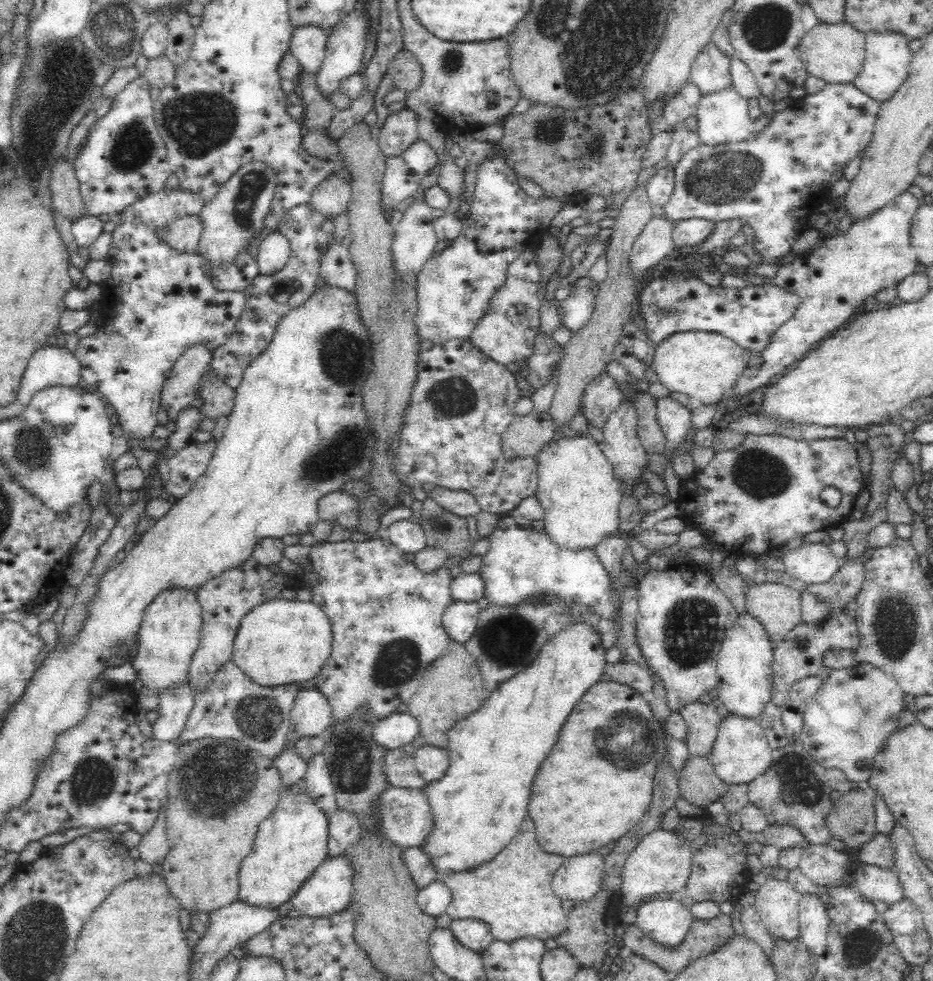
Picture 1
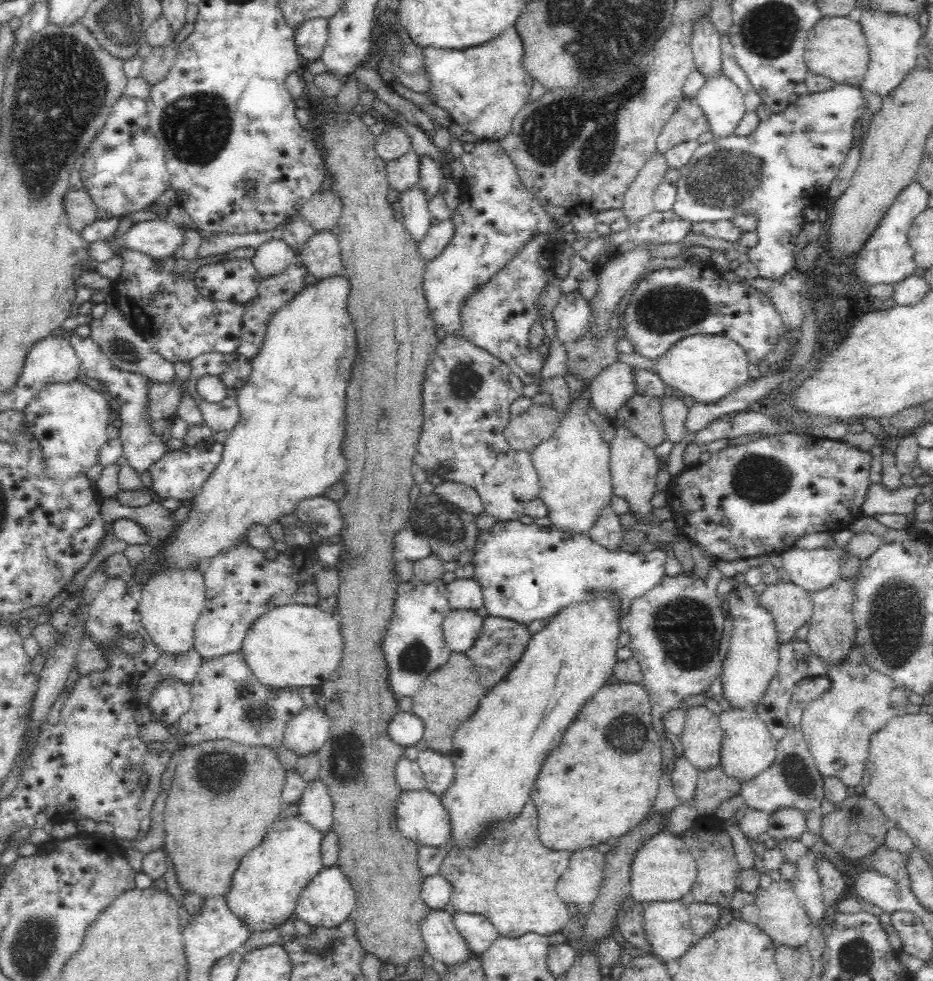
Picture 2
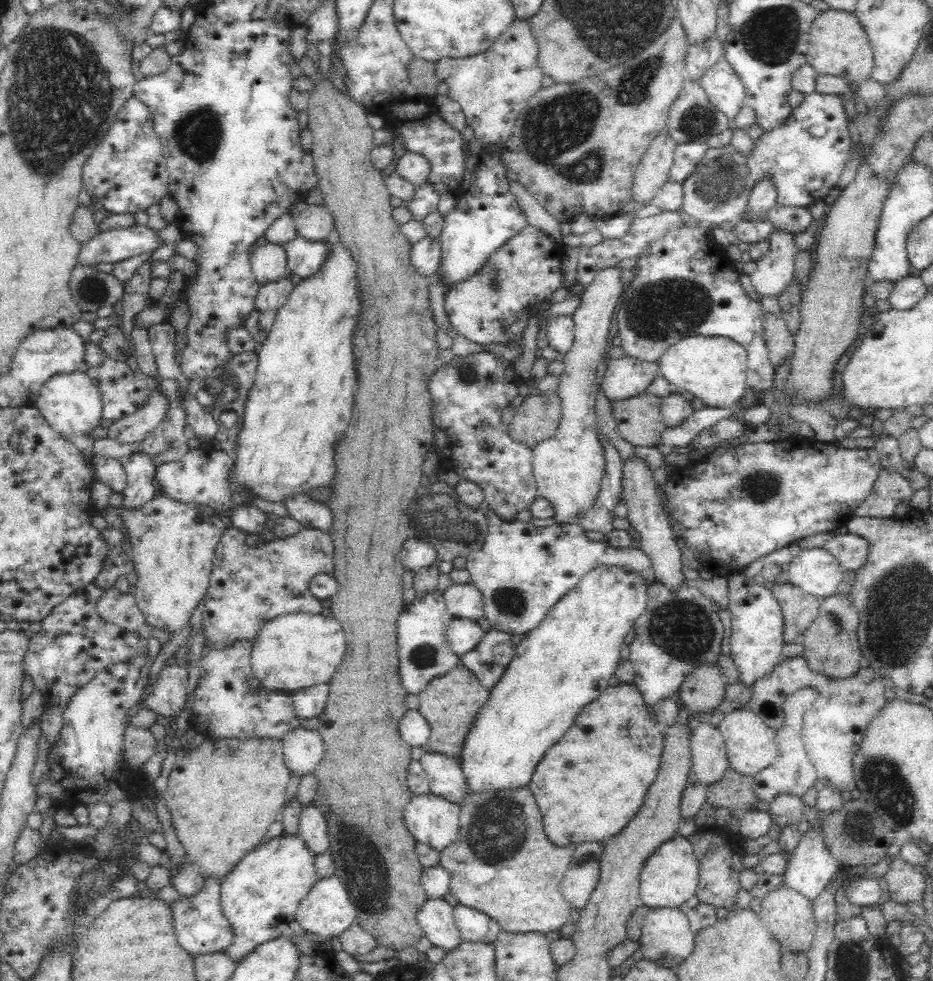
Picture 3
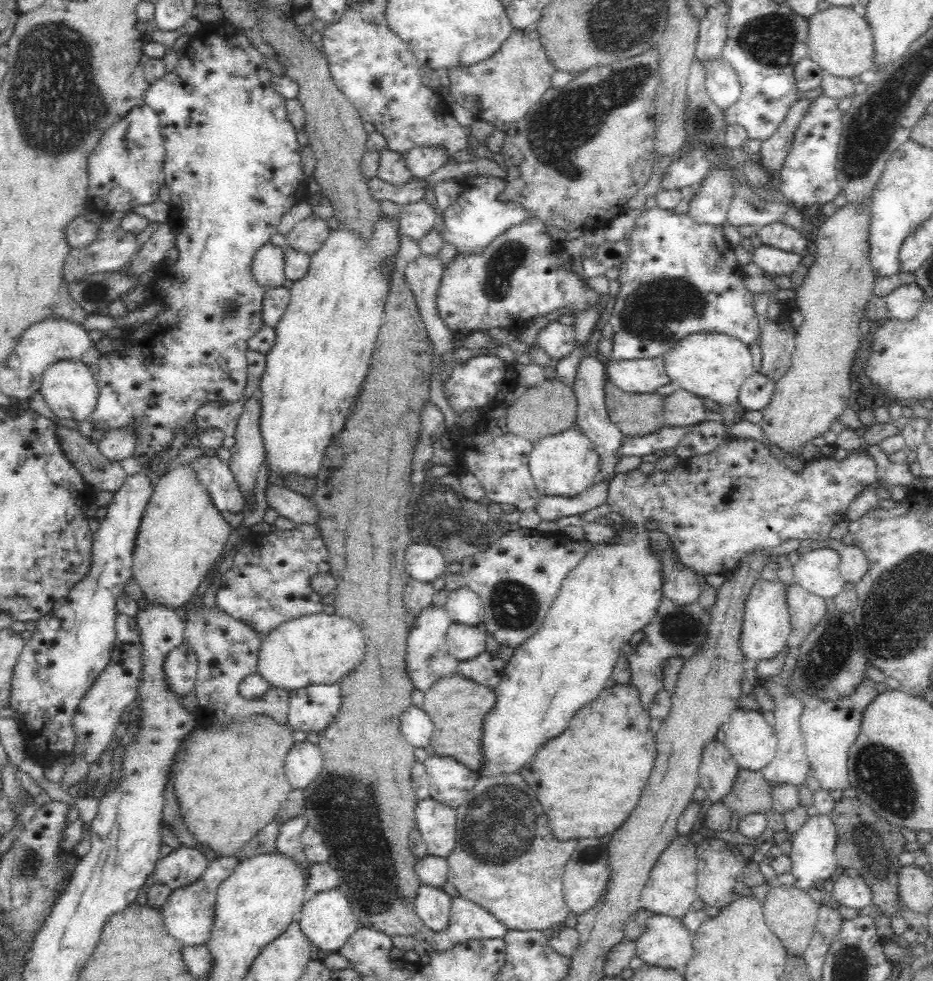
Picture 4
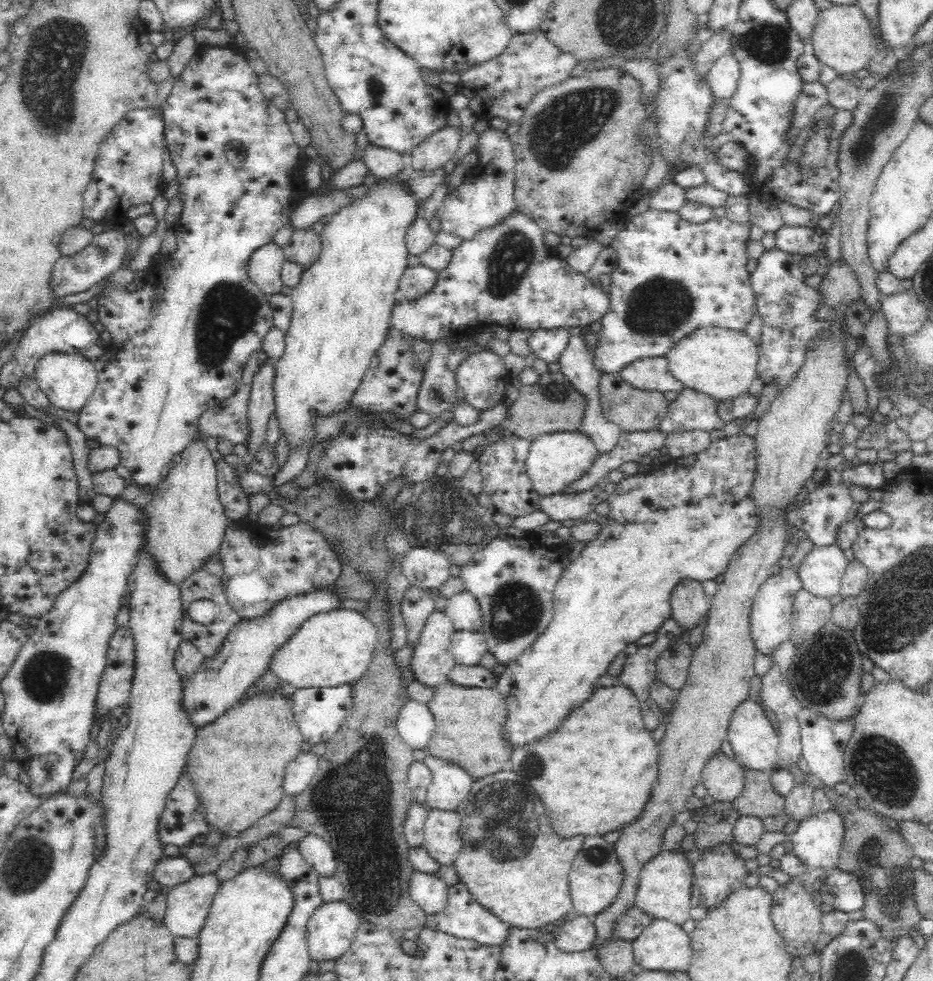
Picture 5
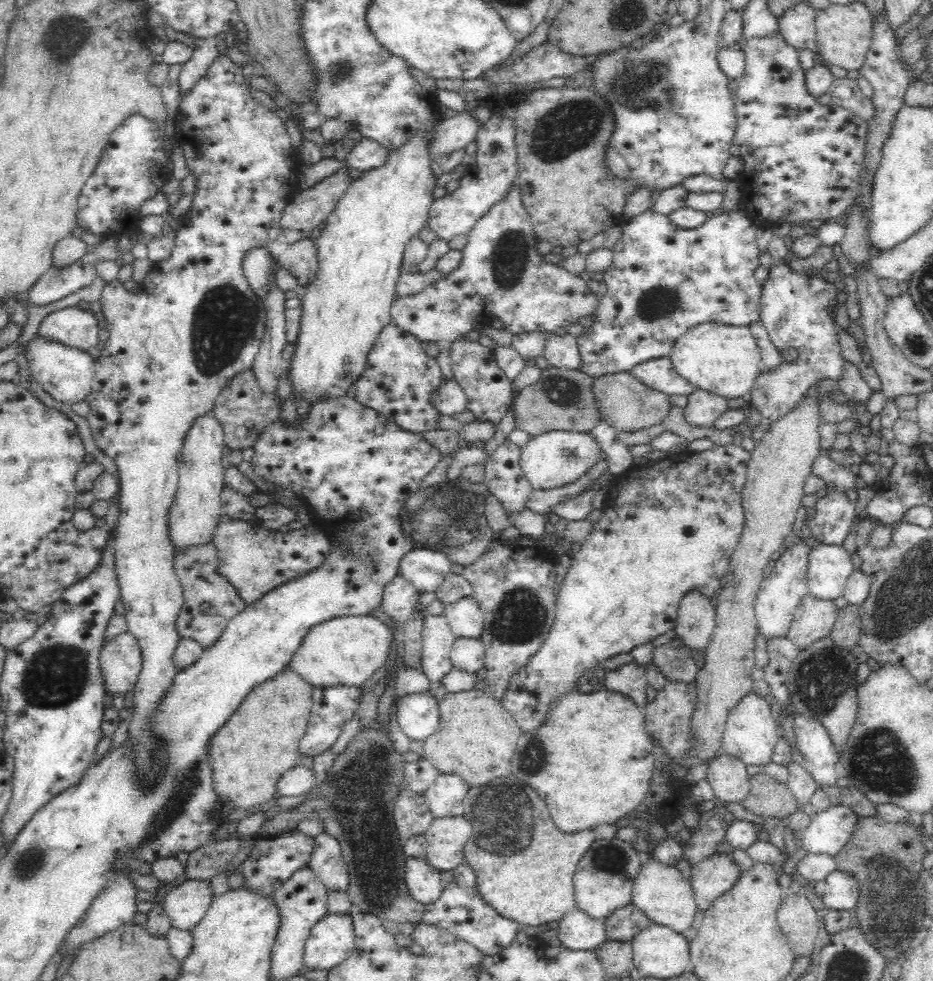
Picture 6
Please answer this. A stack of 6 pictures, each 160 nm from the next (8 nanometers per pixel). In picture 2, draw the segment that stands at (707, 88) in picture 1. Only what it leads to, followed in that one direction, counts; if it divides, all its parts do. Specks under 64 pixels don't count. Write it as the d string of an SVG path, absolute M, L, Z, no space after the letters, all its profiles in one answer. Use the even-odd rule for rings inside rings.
M707 14L694 19L697 19L691 36L694 68L708 82L723 70L720 33L710 23L710 16Z

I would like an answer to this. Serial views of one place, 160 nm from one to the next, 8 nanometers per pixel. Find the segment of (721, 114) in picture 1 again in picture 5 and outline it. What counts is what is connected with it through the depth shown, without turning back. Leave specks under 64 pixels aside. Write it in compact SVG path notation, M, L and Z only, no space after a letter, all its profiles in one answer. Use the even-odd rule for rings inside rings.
M731 52L720 56L707 75L712 96L726 101L733 98L740 80L740 69L738 60Z

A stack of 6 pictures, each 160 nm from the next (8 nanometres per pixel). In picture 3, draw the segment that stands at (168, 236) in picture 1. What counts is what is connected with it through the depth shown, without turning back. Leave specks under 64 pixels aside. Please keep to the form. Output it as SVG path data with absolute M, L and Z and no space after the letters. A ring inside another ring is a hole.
M146 226L109 229L82 244L77 264L92 267L99 262L119 263L142 253L152 254L162 244L158 232Z

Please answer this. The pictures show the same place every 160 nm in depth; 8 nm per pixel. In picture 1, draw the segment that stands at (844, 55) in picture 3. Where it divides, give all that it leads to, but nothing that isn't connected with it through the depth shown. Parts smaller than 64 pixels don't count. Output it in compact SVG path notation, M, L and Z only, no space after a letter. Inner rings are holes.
M842 20L836 24L818 23L799 42L799 51L804 68L810 76L827 84L852 83L862 72L866 56L865 34Z

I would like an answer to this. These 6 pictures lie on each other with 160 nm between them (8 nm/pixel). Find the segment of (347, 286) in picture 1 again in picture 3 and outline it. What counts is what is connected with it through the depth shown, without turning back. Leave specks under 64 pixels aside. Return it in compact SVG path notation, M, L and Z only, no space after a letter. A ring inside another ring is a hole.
M303 236L283 244L287 252L288 268L291 274L302 278L315 275L329 255L329 243L324 240L314 242Z

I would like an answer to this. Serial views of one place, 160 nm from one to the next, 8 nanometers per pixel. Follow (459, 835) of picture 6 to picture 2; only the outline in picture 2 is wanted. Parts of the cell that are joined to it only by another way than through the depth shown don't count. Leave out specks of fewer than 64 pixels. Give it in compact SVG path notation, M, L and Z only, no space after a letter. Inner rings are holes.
M426 788L401 791L395 813L401 834L417 845L440 847L451 838L447 809L439 795Z

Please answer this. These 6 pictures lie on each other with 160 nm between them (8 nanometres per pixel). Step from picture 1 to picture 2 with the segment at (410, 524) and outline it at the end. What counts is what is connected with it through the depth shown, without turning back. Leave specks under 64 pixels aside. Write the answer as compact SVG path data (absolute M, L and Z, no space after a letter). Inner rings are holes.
M407 525L402 531L396 532L393 552L395 562L409 560L414 563L428 556L431 546L424 535L418 534L412 526Z

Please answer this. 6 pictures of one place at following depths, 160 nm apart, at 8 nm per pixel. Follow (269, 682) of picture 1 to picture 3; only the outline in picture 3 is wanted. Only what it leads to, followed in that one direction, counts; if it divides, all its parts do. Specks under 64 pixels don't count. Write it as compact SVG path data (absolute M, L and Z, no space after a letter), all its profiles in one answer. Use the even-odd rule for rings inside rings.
M295 612L269 620L252 641L251 667L264 689L291 692L326 684L335 675L347 651L343 627L333 617Z

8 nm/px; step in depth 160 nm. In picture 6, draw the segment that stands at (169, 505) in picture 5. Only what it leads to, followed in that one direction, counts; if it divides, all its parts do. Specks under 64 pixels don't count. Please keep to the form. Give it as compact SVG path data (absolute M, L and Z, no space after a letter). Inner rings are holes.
M209 410L192 421L184 437L179 462L179 484L168 512L169 533L175 549L206 544L213 540L214 527L221 515L221 492L224 488L222 456L227 451L222 423Z

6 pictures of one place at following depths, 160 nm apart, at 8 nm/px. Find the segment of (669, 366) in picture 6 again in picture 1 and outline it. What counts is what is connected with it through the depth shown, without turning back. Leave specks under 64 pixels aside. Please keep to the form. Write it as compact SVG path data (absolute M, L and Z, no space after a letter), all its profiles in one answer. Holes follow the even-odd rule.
M604 371L585 388L581 413L589 424L601 430L611 412L620 406L622 396L616 381Z

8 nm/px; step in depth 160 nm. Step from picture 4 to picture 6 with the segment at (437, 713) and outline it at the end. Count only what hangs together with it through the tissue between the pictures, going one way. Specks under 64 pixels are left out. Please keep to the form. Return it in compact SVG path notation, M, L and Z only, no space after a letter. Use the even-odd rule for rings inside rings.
M472 688L467 692L448 693L440 706L440 728L422 741L422 758L429 760L440 774L459 776L469 788L484 786L490 780L508 776L517 740L523 733L513 716L504 709L500 701L486 695L484 689Z

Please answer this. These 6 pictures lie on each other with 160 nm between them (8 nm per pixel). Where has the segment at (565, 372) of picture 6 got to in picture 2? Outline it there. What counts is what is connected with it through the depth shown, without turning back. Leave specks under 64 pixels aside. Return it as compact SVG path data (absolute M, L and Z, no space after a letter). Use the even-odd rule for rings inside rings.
M533 405L522 414L511 417L505 430L505 437L513 449L516 451L526 451L532 454L533 450L543 441L552 438L556 428L558 428L561 414L555 407L547 405Z

